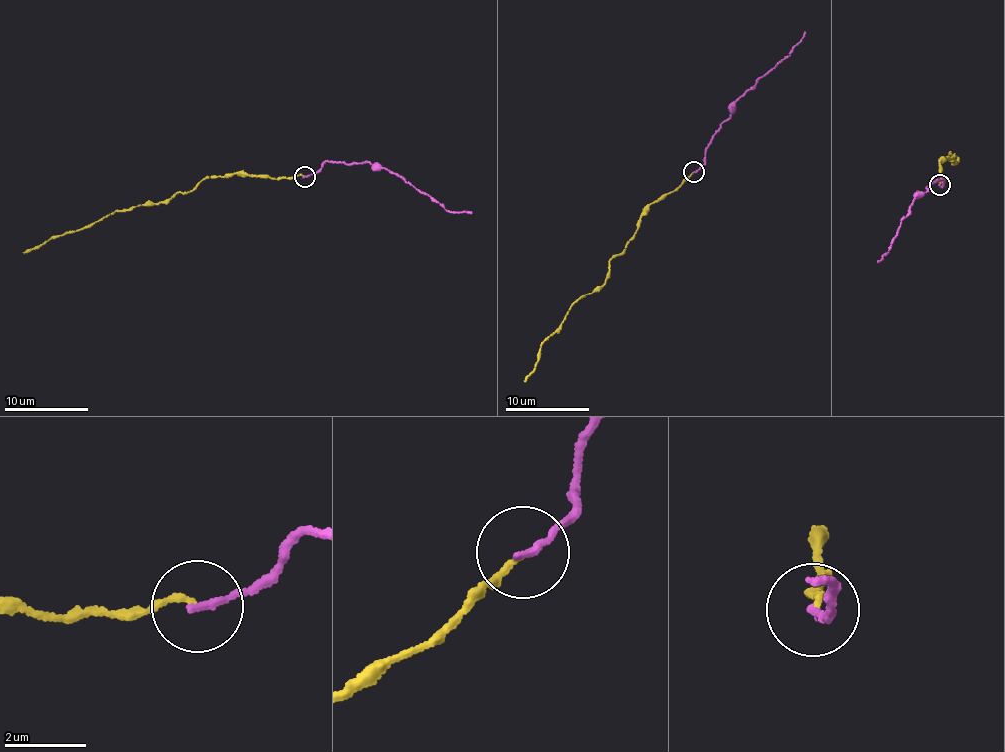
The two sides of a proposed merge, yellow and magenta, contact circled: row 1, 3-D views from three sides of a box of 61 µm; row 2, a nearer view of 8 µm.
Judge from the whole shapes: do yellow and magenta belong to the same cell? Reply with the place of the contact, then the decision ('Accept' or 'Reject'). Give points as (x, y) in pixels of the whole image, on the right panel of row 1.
Place: (939, 185). Accept

